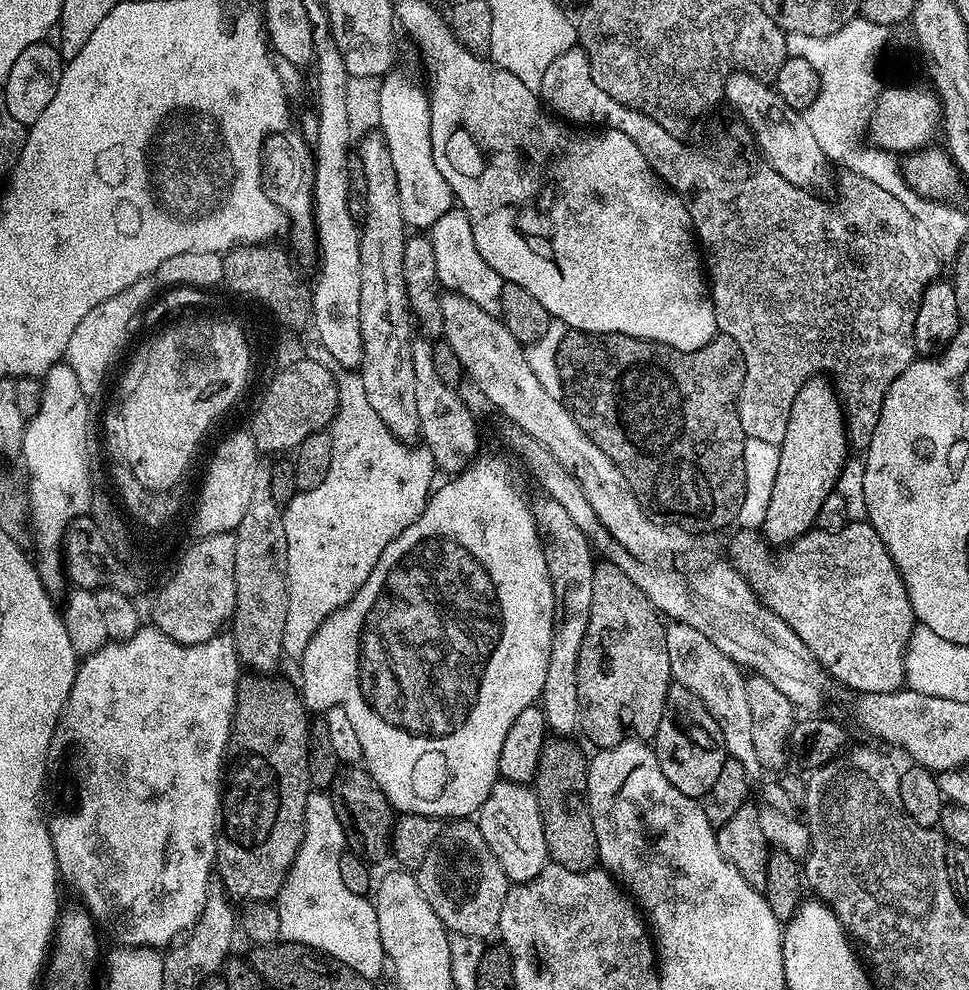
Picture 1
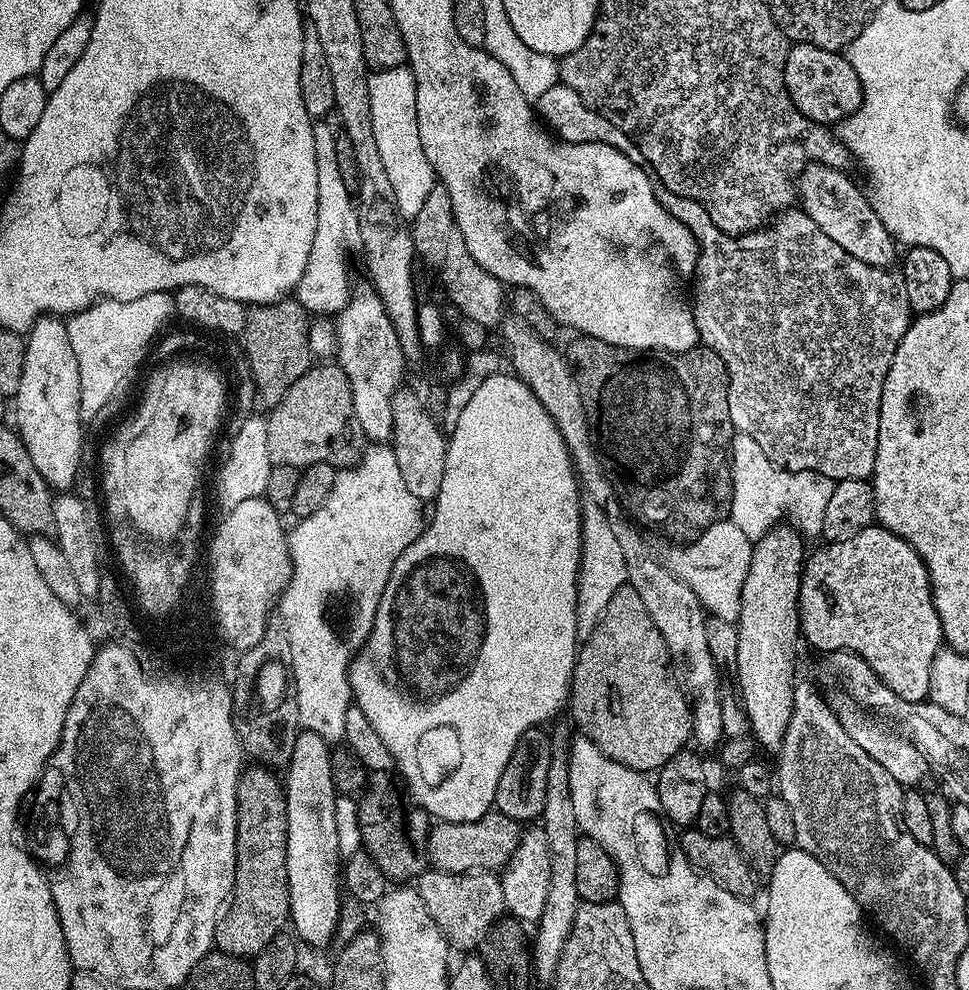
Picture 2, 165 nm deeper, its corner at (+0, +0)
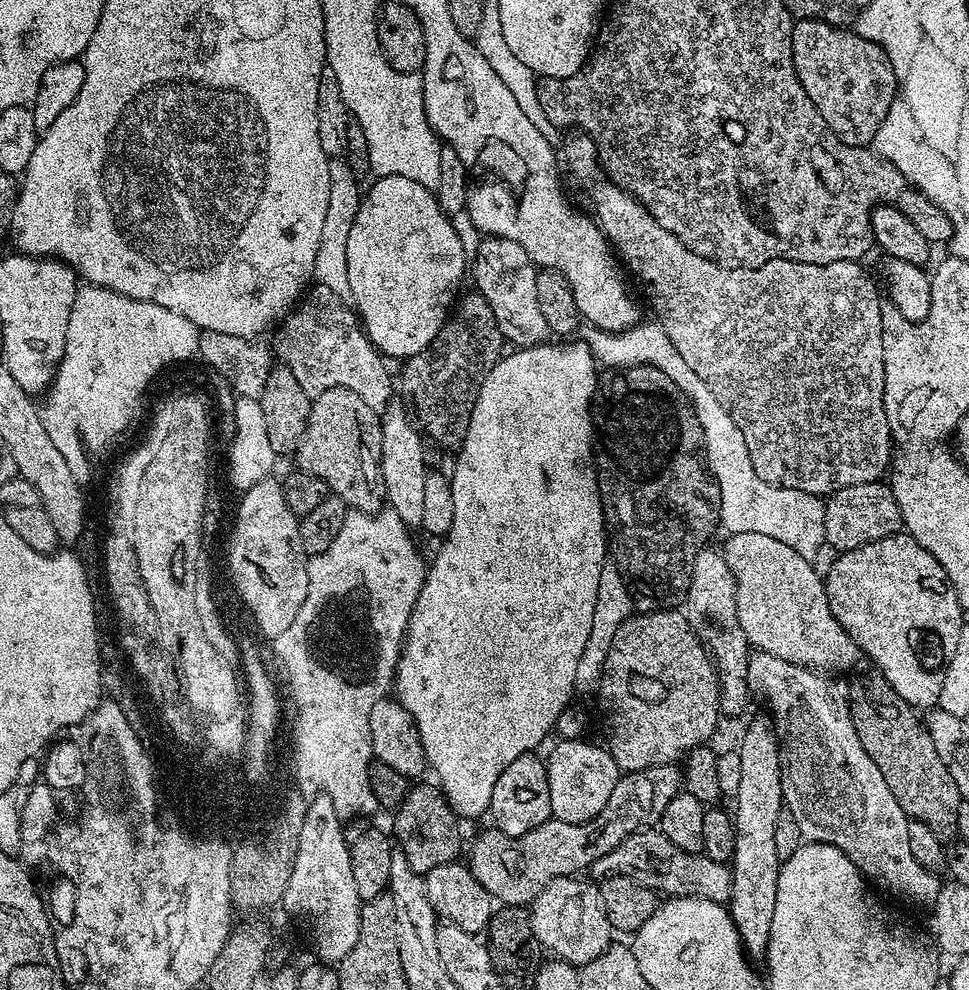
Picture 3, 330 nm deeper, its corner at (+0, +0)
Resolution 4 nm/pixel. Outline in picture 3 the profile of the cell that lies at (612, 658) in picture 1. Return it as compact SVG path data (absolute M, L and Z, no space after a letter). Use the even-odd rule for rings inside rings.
M651 610L652 612L644 612L639 614L633 614L620 626L620 629L614 636L613 645L610 646L609 654L606 656L606 662L604 668L601 670L600 681L598 685L598 695L600 694L600 712L604 715L604 732L608 735L608 741L606 741L606 747L608 752L614 758L614 762L621 770L621 773L627 772L644 772L650 767L658 767L659 764L676 764L681 758L688 755L688 753L695 750L695 748L707 745L708 739L716 732L716 723L722 720L722 713L720 710L720 675L716 672L716 666L712 661L712 657L708 655L708 649L704 647L704 643L698 638L696 630L690 626L688 617L684 615L680 610Z

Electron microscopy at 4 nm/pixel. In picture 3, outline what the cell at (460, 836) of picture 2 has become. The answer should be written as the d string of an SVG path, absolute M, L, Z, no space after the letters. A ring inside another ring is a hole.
M659 764L658 767L650 767L644 772L623 773L616 780L613 793L602 810L585 823L562 822L561 819L552 817L534 830L527 831L520 837L506 835L505 832L492 826L478 840L469 861L469 868L476 876L476 880L490 893L495 901L501 905L518 905L525 907L531 905L538 893L545 888L550 881L560 876L576 876L580 871L591 869L594 862L610 854L617 849L632 833L645 831L655 827L662 816L666 806L679 795L683 787L683 771L676 764Z

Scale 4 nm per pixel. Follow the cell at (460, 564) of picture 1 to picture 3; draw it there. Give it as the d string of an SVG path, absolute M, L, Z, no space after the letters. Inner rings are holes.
M552 343L536 344L533 348L516 348L509 356L508 353L501 355L500 361L488 371L482 382L476 396L476 405L470 414L466 438L455 453L456 469L450 472L454 522L450 522L447 536L439 541L440 549L437 550L436 557L427 565L424 584L409 616L404 649L400 652L400 661L396 667L395 695L416 725L416 732L428 759L428 768L436 771L435 779L447 798L448 805L460 818L480 816L483 812L485 815L489 811L498 774L502 774L502 770L506 770L506 766L510 766L514 758L529 755L535 750L542 738L546 738L555 729L559 716L573 703L572 694L577 691L575 675L578 658L585 649L586 638L590 638L599 579L610 552L594 459L594 401L598 396L598 361L582 343Z

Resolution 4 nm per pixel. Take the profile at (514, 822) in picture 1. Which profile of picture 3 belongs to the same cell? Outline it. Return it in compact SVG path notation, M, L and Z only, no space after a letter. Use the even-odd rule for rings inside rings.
M560 876L552 880L537 894L530 905L534 938L538 938L541 949L548 951L549 948L553 957L565 960L573 966L583 966L593 962L614 940L614 929L606 914L606 902L602 902L602 894L598 891L597 885L583 884L580 880L582 879L572 876Z

